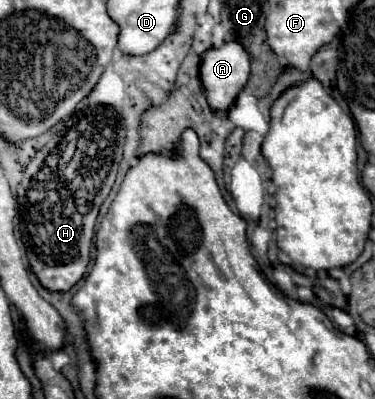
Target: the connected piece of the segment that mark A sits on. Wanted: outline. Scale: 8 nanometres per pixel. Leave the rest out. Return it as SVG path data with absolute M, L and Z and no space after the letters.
M231 41L225 43L221 49L209 49L207 53L201 55L201 83L205 87L207 101L213 111L229 111L239 93L245 89L247 79L249 79L249 55L239 43Z

